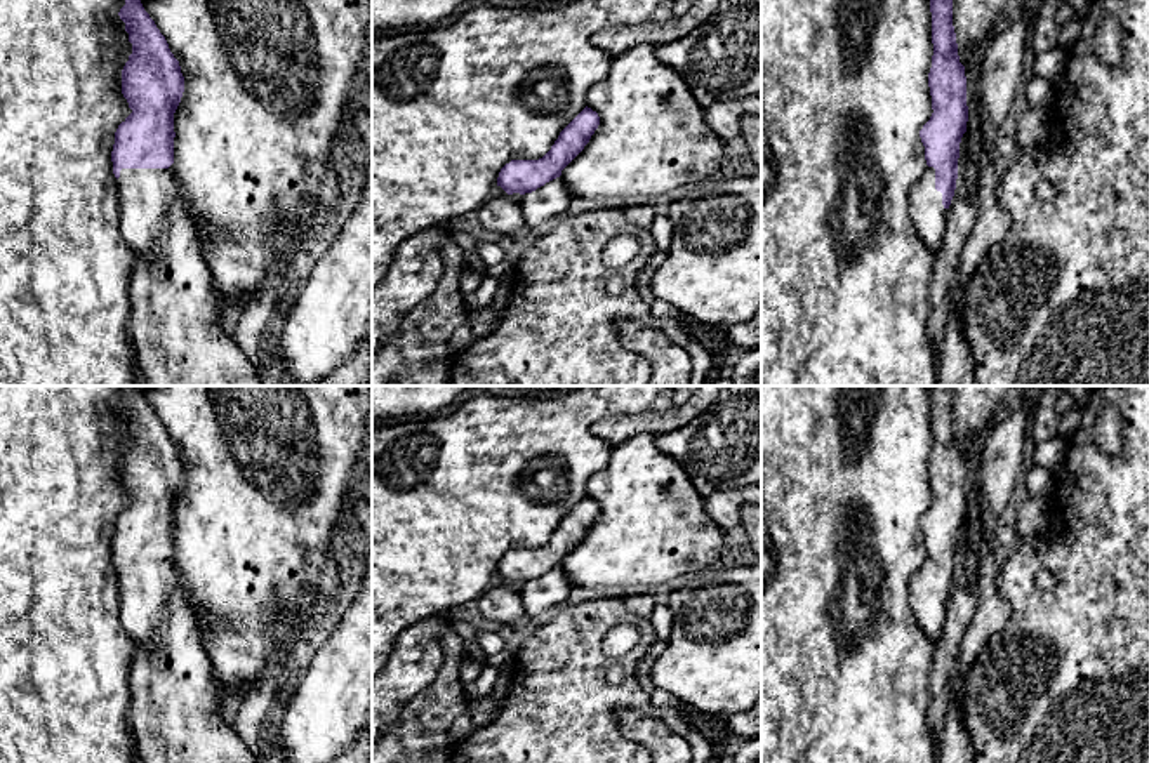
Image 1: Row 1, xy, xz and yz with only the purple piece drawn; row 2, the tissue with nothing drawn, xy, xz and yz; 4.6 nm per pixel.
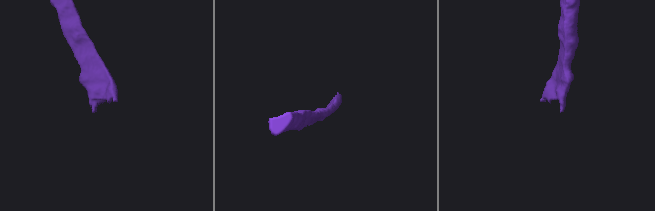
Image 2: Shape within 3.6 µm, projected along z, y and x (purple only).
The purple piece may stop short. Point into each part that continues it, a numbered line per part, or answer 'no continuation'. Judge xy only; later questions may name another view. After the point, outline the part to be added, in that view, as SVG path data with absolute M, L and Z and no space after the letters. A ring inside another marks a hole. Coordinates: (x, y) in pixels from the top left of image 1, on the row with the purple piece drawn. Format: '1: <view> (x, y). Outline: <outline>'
1: xy (145, 193). Outline: M122 169L120 231L137 255L156 261L167 231L169 205L177 196L176 169Z

